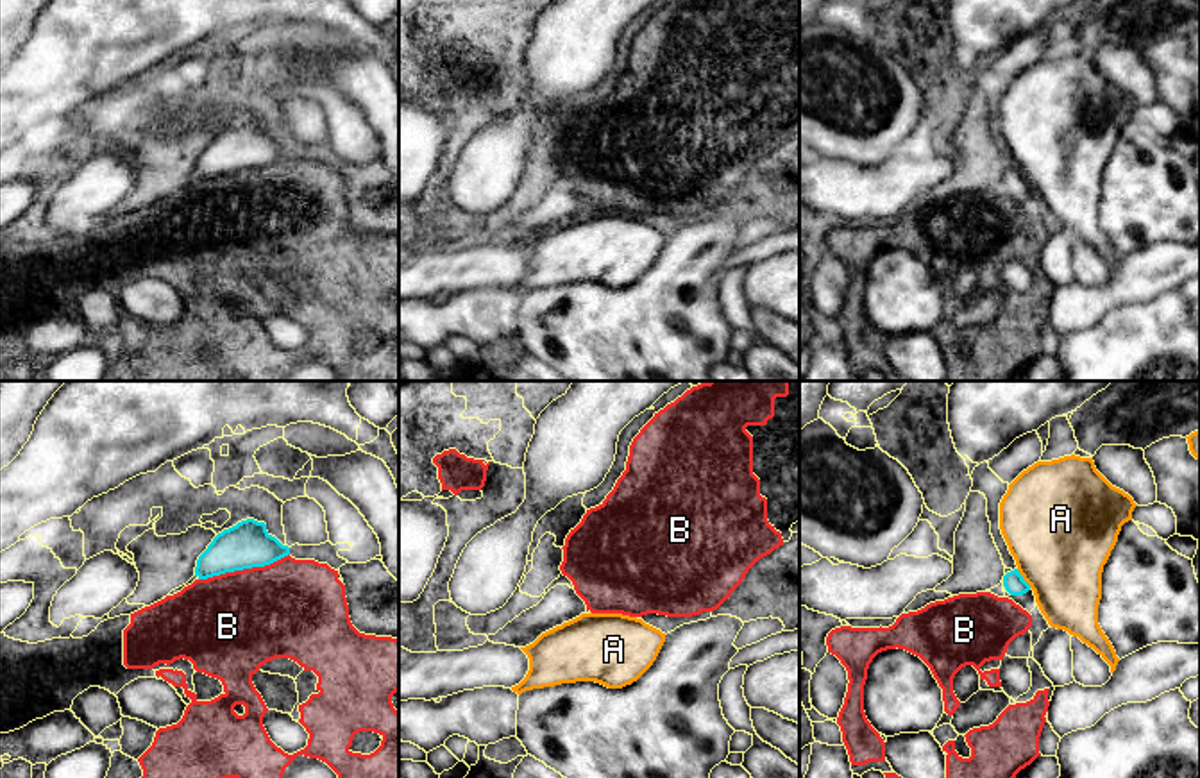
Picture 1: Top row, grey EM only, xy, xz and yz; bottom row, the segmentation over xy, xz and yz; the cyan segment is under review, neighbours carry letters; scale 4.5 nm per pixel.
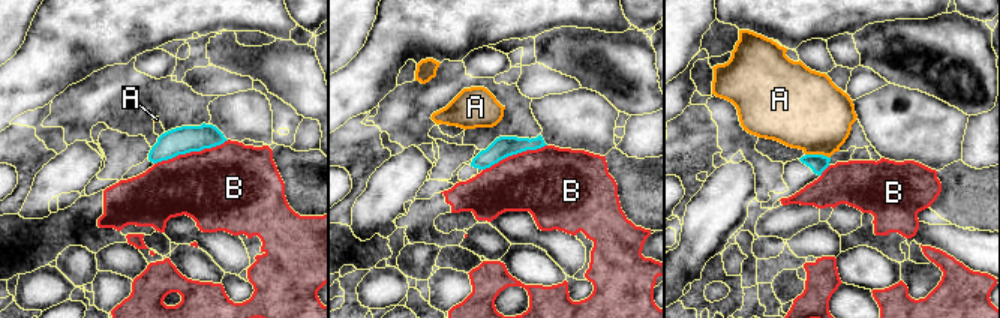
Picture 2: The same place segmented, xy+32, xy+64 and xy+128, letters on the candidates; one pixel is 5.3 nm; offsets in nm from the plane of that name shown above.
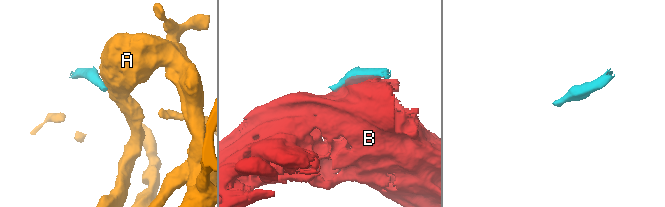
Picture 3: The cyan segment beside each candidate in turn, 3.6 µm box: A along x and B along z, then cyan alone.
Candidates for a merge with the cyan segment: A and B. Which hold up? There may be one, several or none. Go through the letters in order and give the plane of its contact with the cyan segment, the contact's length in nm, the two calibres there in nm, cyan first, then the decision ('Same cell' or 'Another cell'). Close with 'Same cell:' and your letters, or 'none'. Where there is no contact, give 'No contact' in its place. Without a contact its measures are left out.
A: Touches cyan in yz. Shared border 110 nm. Thickness 90 nm (cyan) against 460 nm. Another cell
B: Touches cyan in xy. Shared border 420 nm. Thickness 200 nm (cyan) against 440 nm. Another cell
Same cell: none

